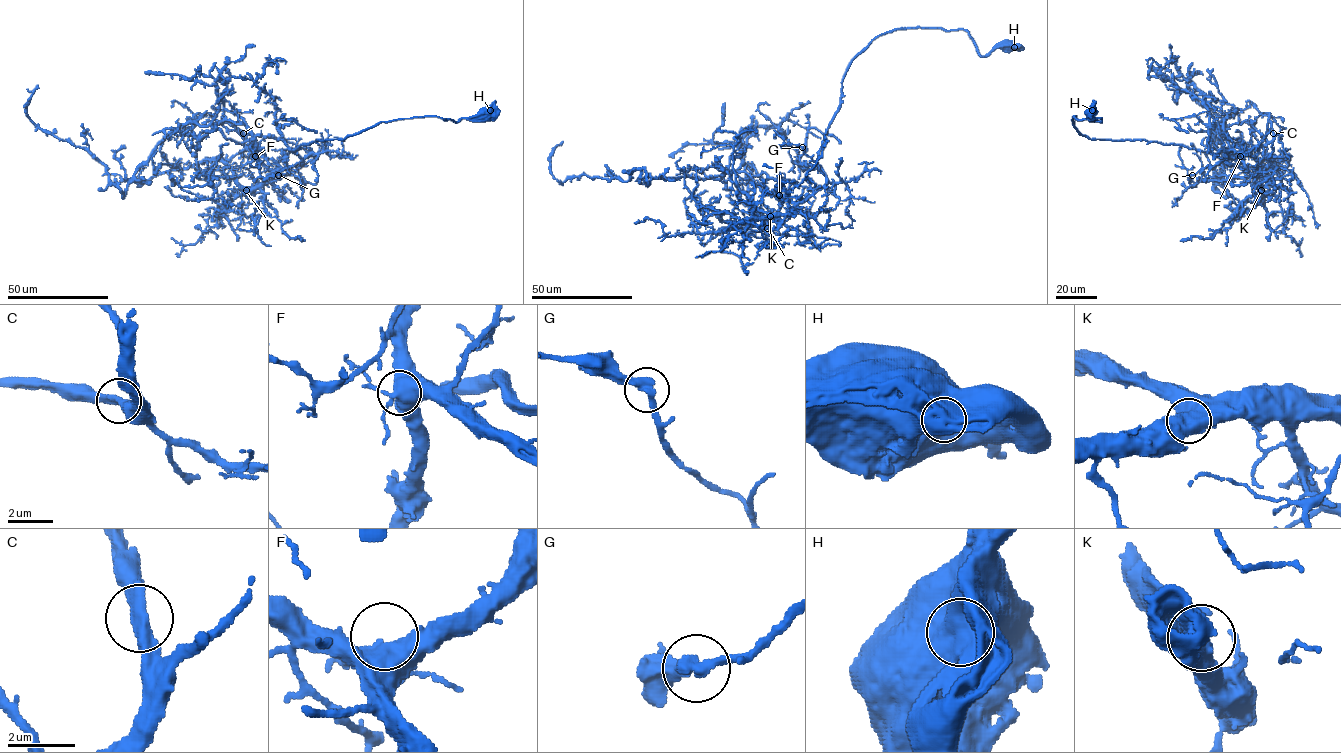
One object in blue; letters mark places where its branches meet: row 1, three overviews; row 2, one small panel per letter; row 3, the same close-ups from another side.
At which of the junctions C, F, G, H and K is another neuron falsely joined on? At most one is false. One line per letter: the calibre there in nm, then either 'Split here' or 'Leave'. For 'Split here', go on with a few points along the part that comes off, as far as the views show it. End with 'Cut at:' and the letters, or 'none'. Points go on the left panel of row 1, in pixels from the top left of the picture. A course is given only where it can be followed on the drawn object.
C: Thickness 440 nm. Leave
F: Thickness 700 nm. Leave
G: Thickness 360 nm. Leave
H: Thickness 1750 nm. Leave
K: Thickness 850 nm. Leave
Cut at: none

